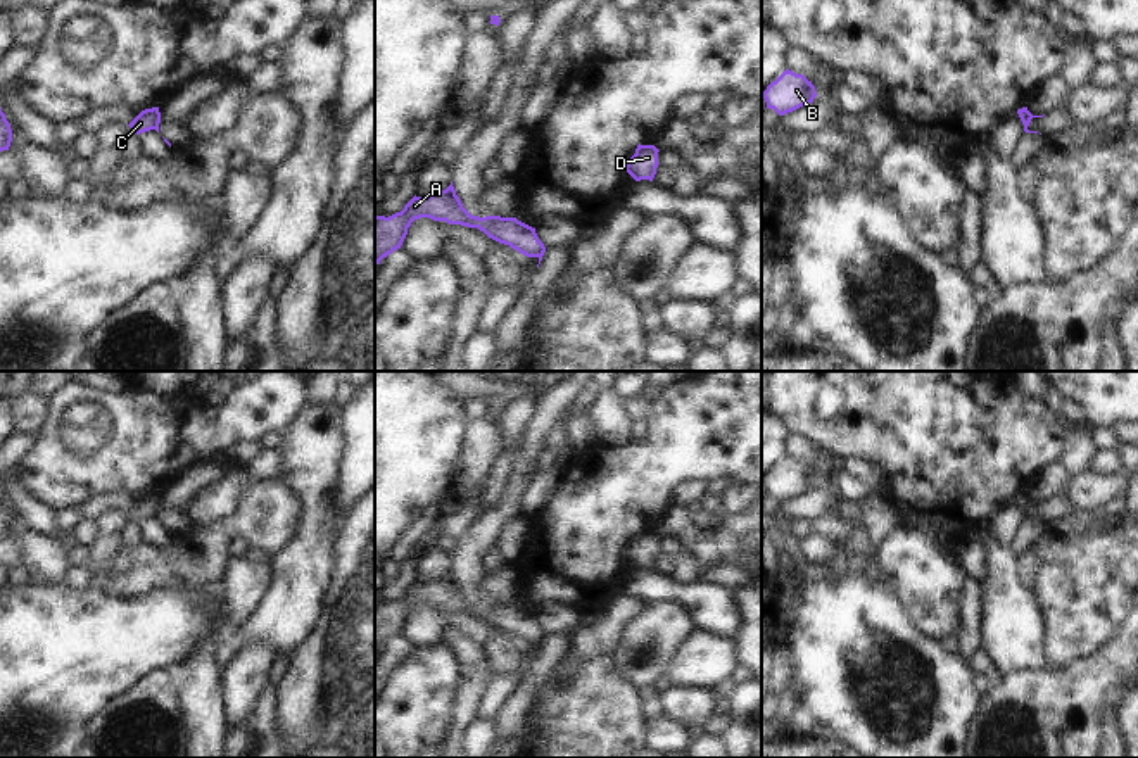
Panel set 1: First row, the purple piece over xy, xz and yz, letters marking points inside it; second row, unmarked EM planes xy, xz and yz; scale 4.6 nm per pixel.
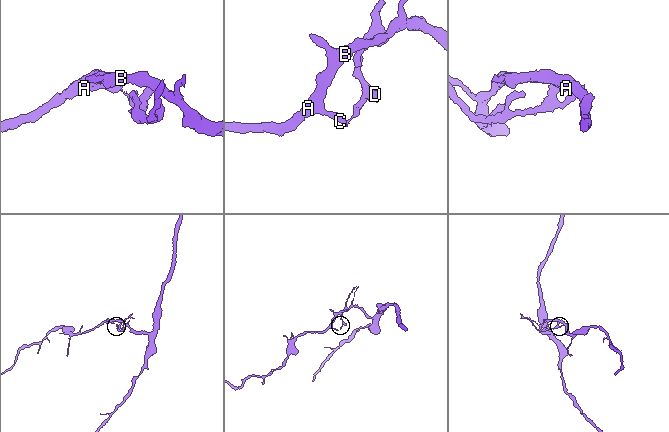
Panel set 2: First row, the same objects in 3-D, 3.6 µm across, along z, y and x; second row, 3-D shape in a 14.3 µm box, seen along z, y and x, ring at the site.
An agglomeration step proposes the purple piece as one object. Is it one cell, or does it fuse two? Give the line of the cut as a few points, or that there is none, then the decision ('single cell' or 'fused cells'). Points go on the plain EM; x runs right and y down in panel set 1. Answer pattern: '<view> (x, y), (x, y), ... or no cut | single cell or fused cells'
yz (1031, 501), (1024, 515) | fused cells

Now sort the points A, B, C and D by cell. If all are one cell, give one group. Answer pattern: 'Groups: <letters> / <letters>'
Groups: A B C / D.

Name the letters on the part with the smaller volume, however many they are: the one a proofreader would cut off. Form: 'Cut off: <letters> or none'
Cut off: D

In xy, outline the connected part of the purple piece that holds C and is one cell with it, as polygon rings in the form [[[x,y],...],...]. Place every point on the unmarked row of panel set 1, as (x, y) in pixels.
[[[159,494],[142,497],[128,513],[133,520],[140,521],[155,516],[161,509]]]

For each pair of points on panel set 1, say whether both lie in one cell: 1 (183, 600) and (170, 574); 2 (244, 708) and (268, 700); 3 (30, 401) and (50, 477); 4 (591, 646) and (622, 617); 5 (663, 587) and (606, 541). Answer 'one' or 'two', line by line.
1: two
2: two
3: two
4: one
5: two

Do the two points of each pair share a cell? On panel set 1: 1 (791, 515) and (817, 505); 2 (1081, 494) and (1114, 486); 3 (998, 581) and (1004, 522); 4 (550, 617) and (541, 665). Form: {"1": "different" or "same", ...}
{"1": "same", "2": "same", "3": "same", "4": "different"}

